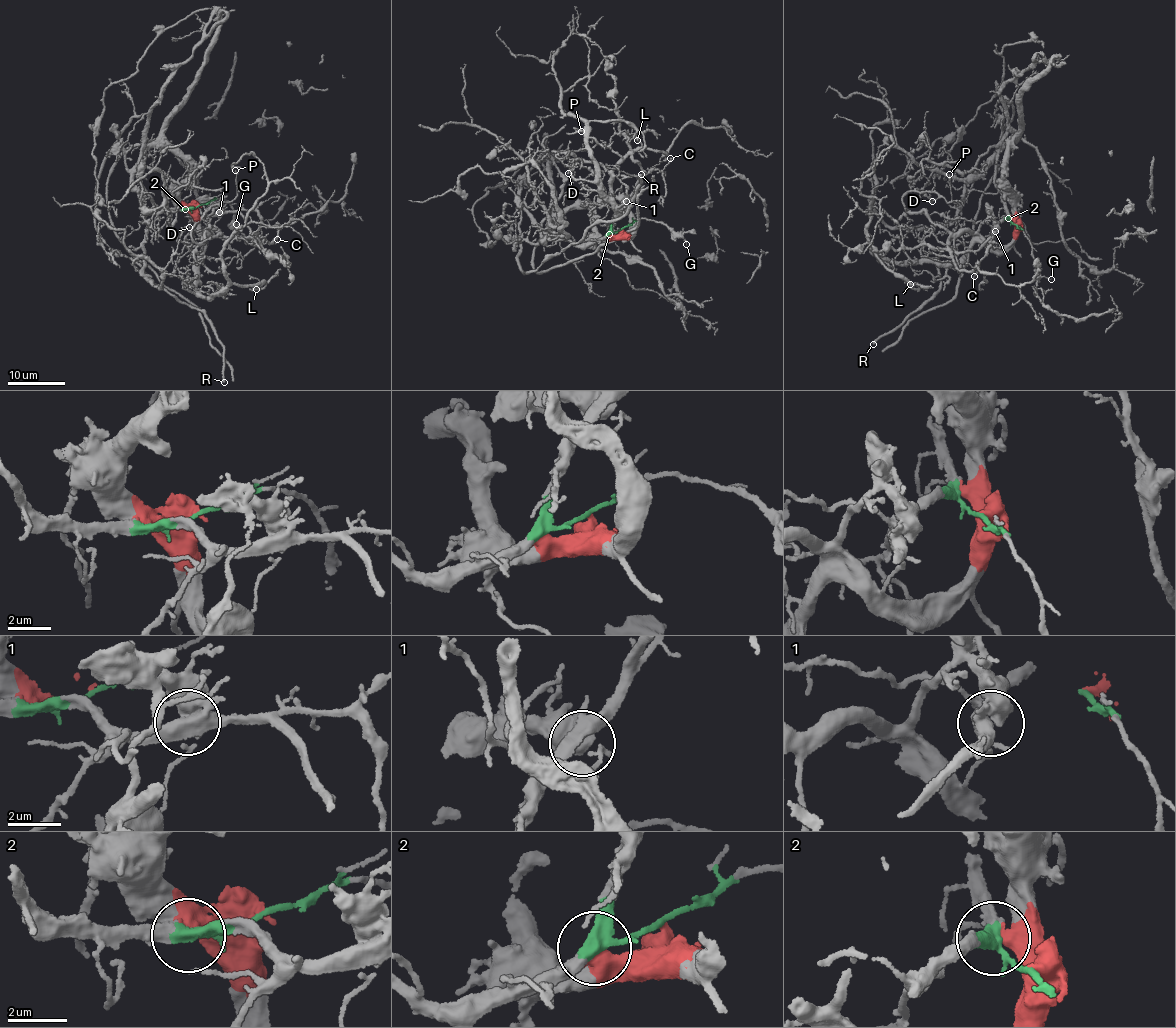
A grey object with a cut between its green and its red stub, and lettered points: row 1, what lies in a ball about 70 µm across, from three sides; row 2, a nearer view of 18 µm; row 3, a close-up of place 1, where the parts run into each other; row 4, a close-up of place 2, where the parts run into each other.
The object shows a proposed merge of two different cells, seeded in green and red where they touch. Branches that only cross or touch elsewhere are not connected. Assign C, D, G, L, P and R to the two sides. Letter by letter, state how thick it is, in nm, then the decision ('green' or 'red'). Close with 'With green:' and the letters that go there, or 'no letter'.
C: 120 nm | green
D: 170 nm | red
G: 150 nm | green
L: 200 nm | red
P: 140 nm | red
R: 320 nm | green
With green: C, G, R

